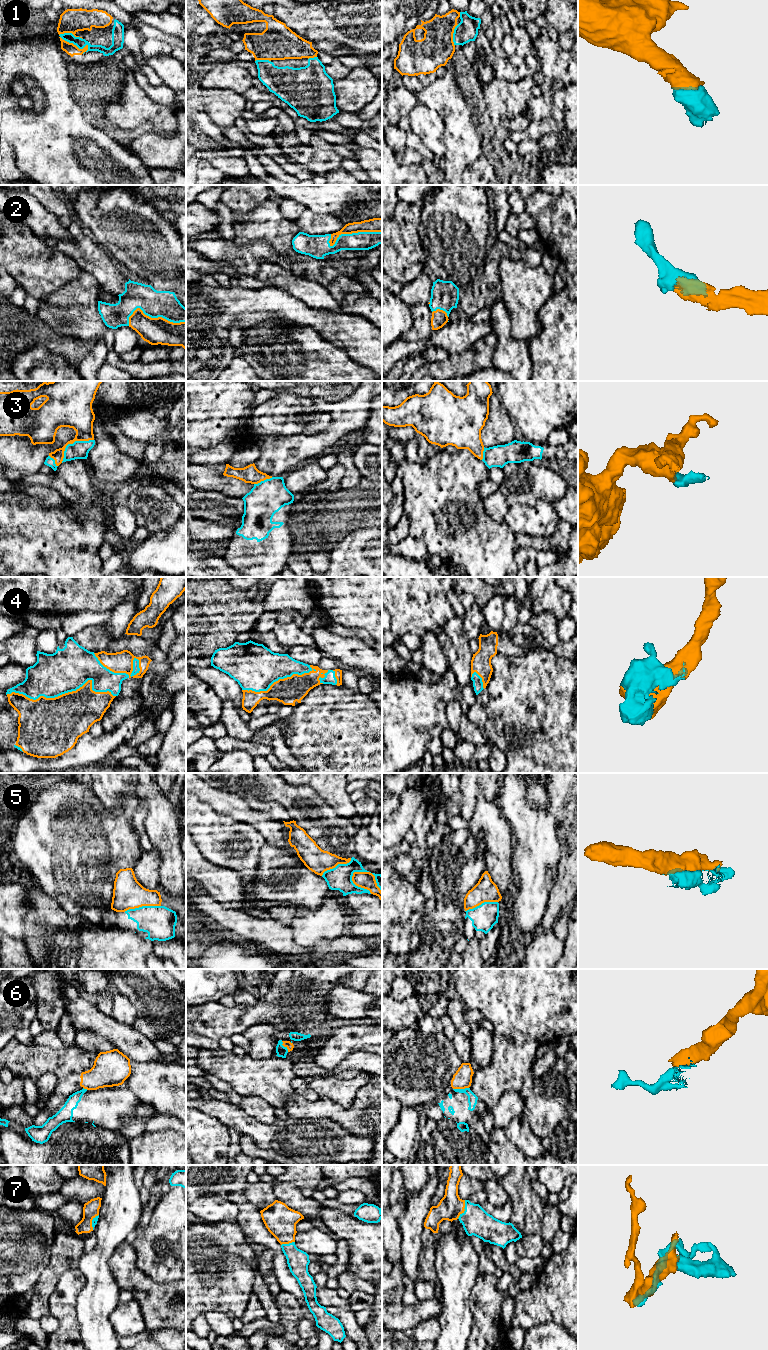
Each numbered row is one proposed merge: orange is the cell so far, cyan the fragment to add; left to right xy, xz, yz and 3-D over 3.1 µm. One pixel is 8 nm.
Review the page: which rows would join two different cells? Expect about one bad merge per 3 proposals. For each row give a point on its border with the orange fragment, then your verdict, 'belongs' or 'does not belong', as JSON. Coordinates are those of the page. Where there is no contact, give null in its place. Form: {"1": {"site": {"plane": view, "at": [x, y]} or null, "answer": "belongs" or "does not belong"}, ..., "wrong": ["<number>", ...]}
{"1": {"site": {"plane": "xy", "at": [73, 44]}, "answer": "belongs"}, "2": {"site": {"plane": "xy", "at": [158, 317]}, "answer": "belongs"}, "3": {"site": {"plane": "xy", "at": [71, 443]}, "answer": "belongs"}, "4": {"site": {"plane": "xy", "at": [64, 694]}, "answer": "belongs"}, "5": {"site": {"plane": "xz", "at": [371, 873]}, "answer": "does not belong"}, "6": {"site": {"plane": "yz", "at": [460, 1088]}, "answer": "does not belong"}, "7": {"site": {"plane": "yz", "at": [464, 1209]}, "answer": "belongs"}, "wrong": ["5", "6"]}

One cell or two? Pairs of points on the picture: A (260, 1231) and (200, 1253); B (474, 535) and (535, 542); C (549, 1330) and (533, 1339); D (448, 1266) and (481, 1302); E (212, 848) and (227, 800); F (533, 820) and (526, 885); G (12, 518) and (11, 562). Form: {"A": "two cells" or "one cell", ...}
{"A": "two cells", "B": "two cells", "C": "one cell", "D": "two cells", "E": "two cells", "F": "one cell", "G": "one cell"}

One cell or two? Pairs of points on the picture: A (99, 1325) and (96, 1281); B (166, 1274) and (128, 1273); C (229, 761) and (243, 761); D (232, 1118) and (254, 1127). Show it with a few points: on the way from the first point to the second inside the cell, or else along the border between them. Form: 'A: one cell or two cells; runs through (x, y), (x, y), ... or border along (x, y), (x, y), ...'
A: one cell; runs through (96, 1314), (96, 1292)
B: two cells; border along (135, 1251), (136, 1265), (151, 1279), (166, 1282)
C: one cell; runs through (232, 762), (240, 762)
D: one cell; runs through (237, 1119), (249, 1126)

